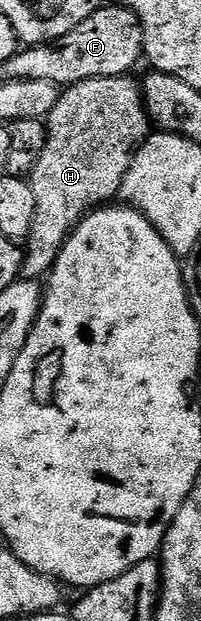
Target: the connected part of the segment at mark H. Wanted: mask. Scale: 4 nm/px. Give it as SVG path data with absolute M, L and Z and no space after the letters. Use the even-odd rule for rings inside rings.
M127 75L84 79L75 85L65 86L59 92L56 107L52 107L45 120L44 151L28 178L32 195L36 195L36 215L32 218L30 238L24 243L21 280L41 282L54 268L62 244L71 237L86 214L113 202L121 194L124 175L128 175L128 167L132 167L136 151L152 132L150 115L142 99L142 86L132 78Z

